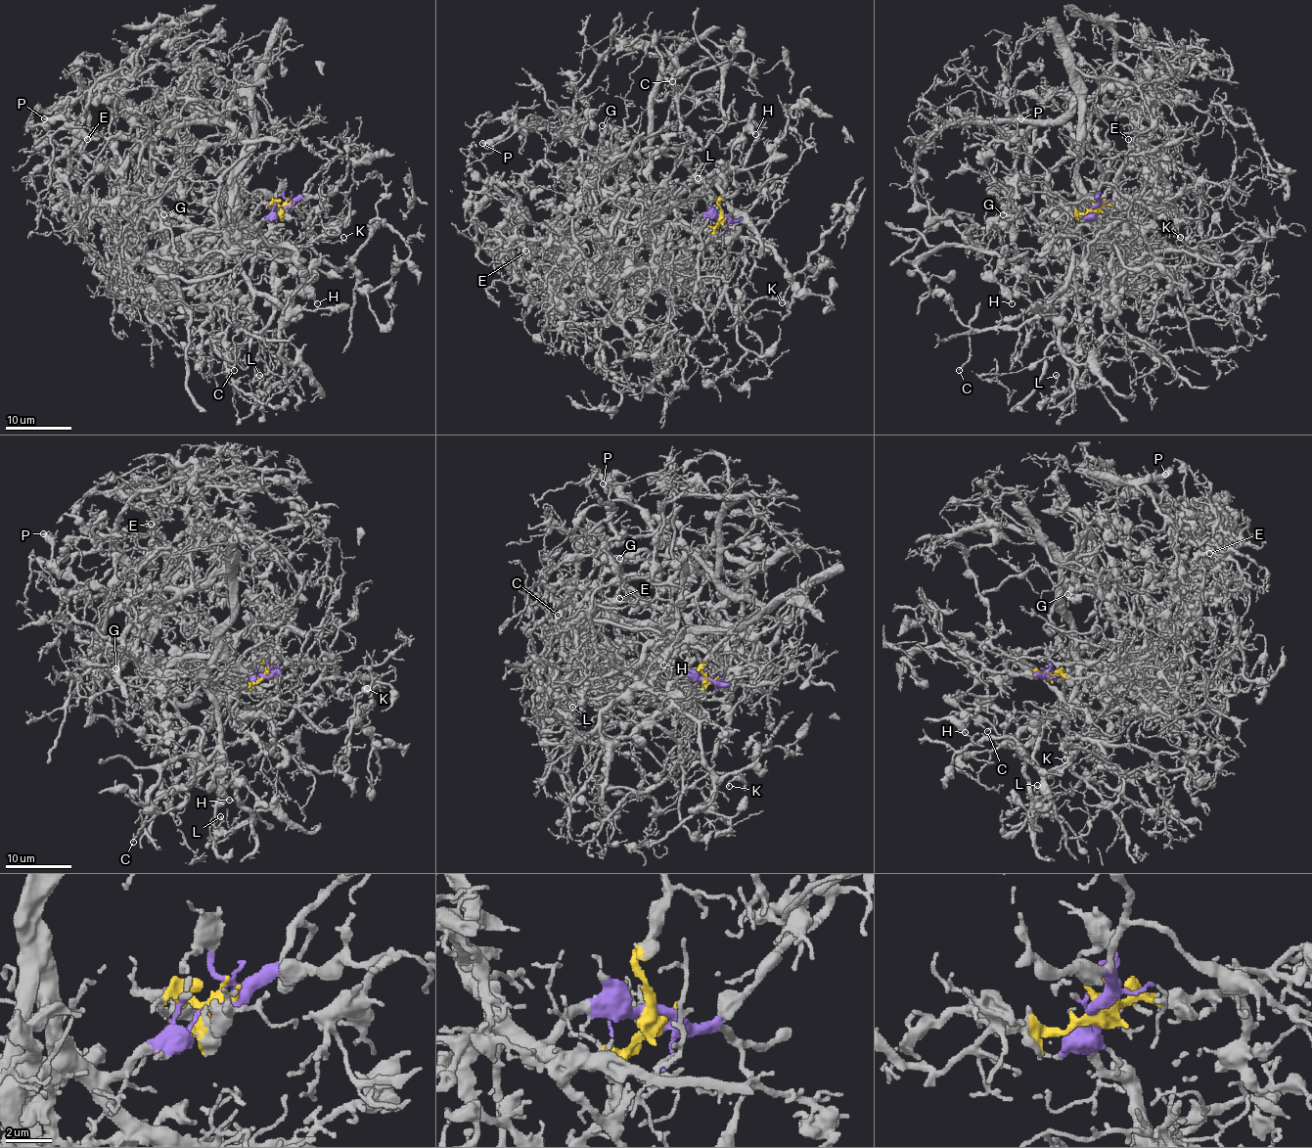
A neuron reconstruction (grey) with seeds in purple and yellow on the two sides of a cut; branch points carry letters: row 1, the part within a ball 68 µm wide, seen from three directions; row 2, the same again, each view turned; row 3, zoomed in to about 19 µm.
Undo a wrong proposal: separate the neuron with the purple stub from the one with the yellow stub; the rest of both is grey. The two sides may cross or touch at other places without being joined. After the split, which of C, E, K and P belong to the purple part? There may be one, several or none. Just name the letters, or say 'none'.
C, K, P

